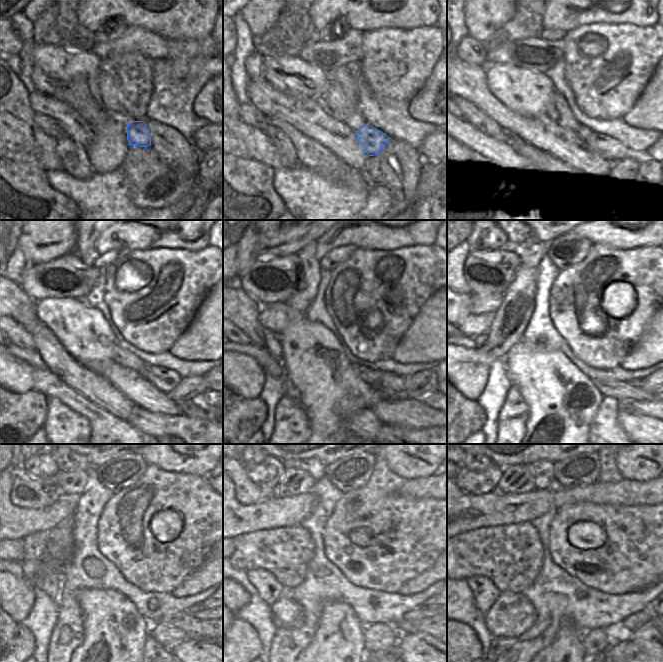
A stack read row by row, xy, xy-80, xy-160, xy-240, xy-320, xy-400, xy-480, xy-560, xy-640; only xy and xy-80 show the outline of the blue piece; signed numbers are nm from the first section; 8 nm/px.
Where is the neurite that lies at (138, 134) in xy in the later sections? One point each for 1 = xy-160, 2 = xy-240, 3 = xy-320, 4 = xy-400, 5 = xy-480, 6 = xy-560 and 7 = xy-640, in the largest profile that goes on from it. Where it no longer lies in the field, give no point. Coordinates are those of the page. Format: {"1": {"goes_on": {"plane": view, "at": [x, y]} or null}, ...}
{"1": {"goes_on": {"plane": "xy-160", "at": [607, 149]}}, "2": {"goes_on": {"plane": "xy-240", "at": [165, 379]}}, "3": {"goes_on": {"plane": "xy-320", "at": [392, 385]}}, "4": {"goes_on": {"plane": "xy-400", "at": [639, 384]}}, "5": {"goes_on": {"plane": "xy-480", "at": [196, 608]}}, "6": {"goes_on": {"plane": "xy-560", "at": [426, 605]}}, "7": {"goes_on": {"plane": "xy-640", "at": [650, 609]}}}

